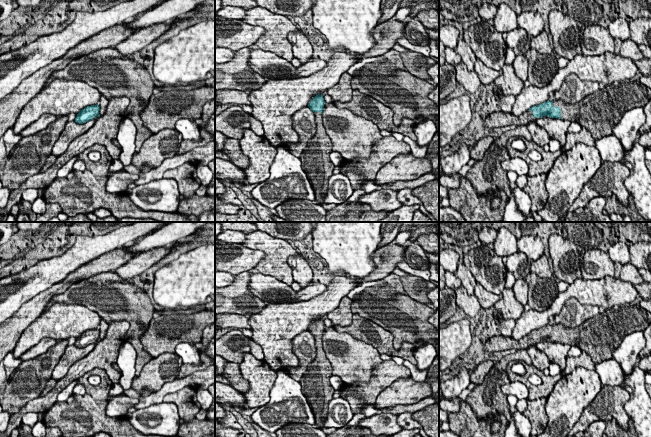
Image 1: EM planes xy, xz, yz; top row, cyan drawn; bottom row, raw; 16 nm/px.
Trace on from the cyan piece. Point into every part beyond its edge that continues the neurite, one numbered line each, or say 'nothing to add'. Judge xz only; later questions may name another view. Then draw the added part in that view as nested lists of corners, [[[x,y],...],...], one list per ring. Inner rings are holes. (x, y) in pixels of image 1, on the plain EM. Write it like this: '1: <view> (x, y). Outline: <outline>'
1: xz (315, 384). Outline: [[[315,336],[316,358],[306,366],[306,371],[299,381],[301,390],[315,416],[316,428],[322,429],[328,414],[328,403],[335,392],[330,384],[332,366],[322,349],[322,338]]]

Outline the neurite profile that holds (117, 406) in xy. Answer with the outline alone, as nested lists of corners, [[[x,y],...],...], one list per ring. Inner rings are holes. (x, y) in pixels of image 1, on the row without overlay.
[[[124,393],[108,399],[106,414],[109,417],[125,416],[130,407],[134,407],[139,402],[137,398],[131,398]]]

